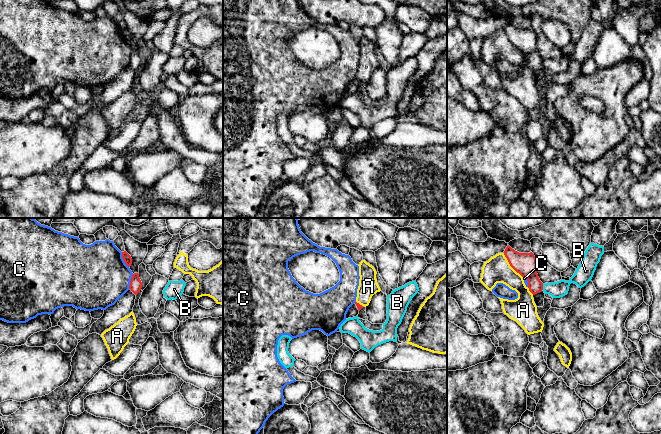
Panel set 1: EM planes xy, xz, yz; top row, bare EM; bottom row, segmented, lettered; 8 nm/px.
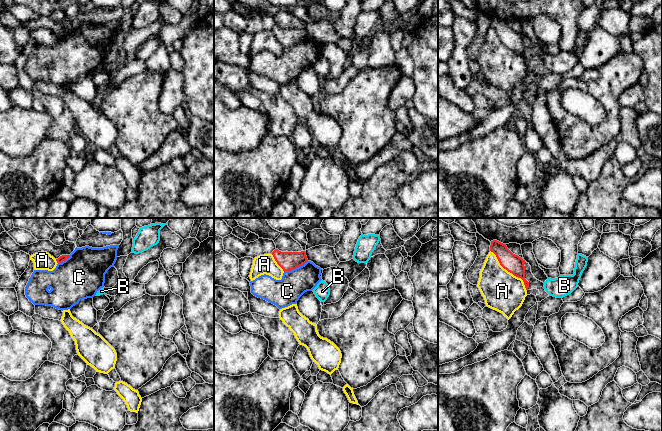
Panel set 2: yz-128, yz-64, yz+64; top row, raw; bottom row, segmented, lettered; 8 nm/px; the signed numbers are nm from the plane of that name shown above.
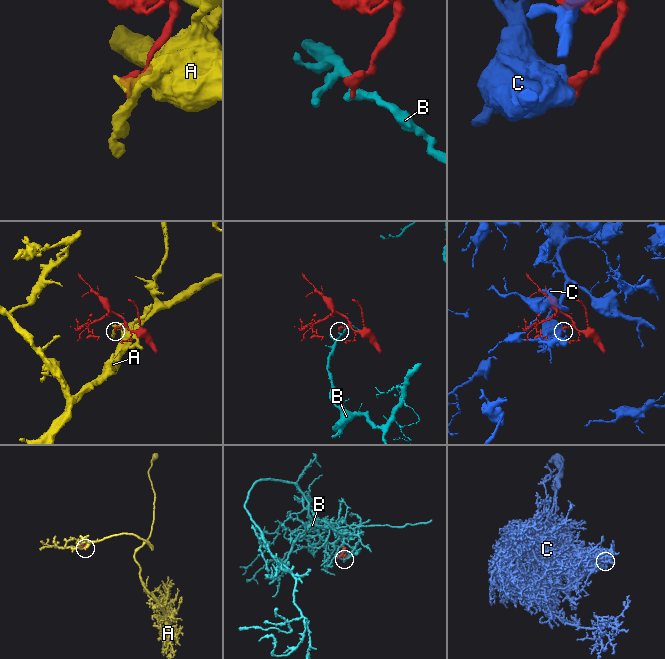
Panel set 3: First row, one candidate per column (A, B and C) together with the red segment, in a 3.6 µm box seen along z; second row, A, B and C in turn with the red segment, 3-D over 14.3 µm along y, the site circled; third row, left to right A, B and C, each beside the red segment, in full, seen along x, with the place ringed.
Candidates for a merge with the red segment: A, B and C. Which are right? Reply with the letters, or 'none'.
none

